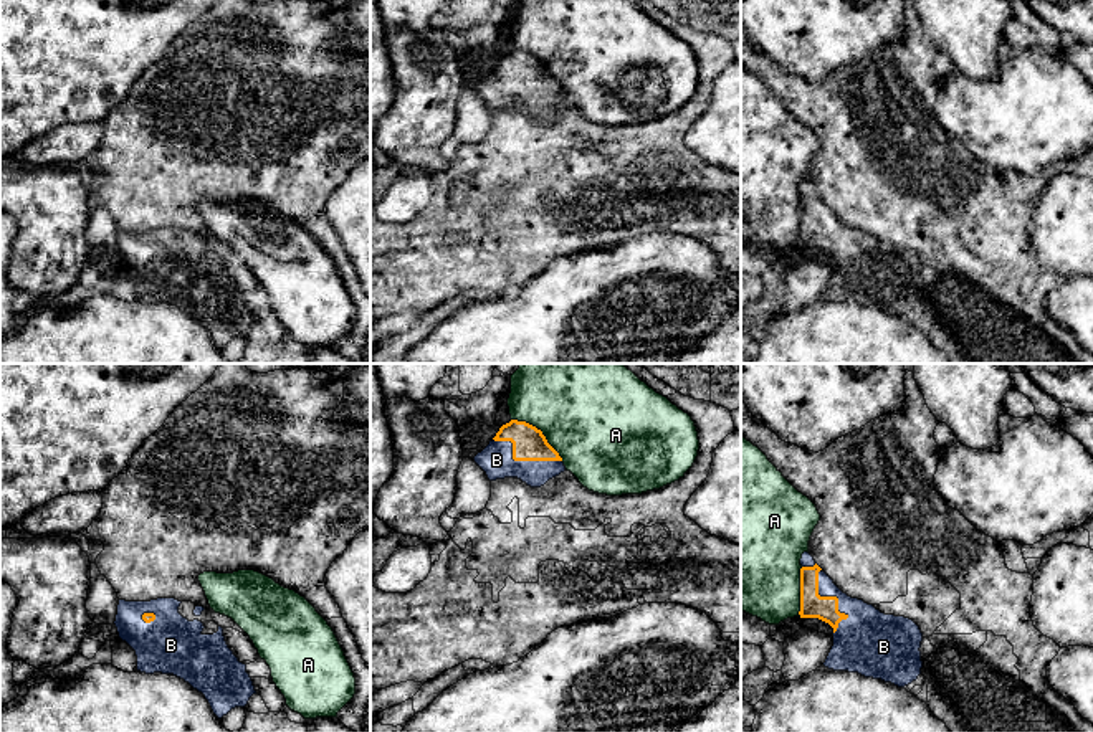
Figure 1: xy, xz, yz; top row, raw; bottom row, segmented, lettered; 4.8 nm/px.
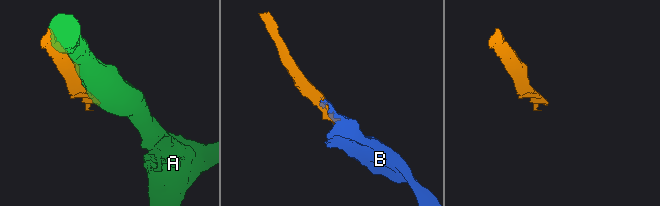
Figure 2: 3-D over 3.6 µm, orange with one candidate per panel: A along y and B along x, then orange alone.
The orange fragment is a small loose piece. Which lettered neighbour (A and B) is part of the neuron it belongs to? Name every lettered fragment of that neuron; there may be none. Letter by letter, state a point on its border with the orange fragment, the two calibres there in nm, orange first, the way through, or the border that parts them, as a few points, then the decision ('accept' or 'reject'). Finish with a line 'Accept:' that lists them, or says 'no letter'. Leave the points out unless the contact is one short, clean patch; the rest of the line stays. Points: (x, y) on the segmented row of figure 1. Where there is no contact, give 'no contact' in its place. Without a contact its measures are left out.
A: meets orange in xz at (541, 432); 160 nm thick on the orange side, 500 nm on the other; reject
B: meets orange in yz at (835, 597); 120 nm thick on the orange side, 280 nm on the other; accept
Accept: B

